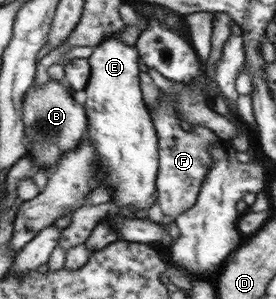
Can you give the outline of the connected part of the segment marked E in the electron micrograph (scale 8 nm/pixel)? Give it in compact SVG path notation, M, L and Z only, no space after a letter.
M119 33L110 35L98 46L95 46L90 57L90 78L84 87L86 94L86 118L88 119L88 141L96 151L93 160L93 178L112 191L112 198L117 207L124 211L134 211L134 217L148 217L151 207L156 203L156 177L158 174L158 137L148 105L143 100L139 81L140 55L135 46L127 45L119 38Z

